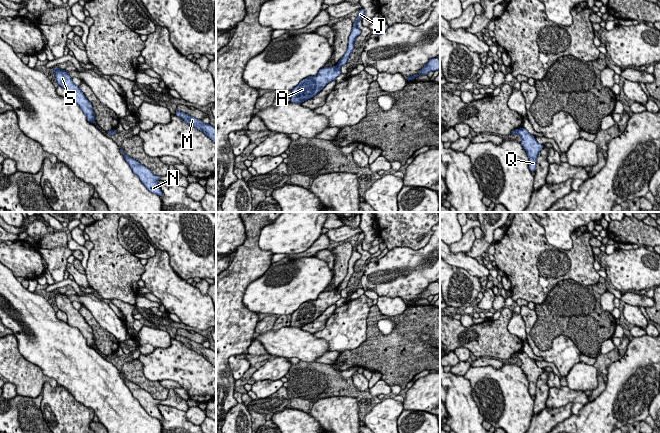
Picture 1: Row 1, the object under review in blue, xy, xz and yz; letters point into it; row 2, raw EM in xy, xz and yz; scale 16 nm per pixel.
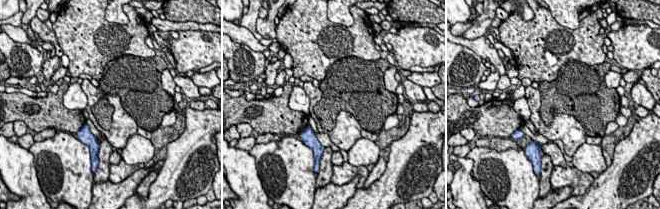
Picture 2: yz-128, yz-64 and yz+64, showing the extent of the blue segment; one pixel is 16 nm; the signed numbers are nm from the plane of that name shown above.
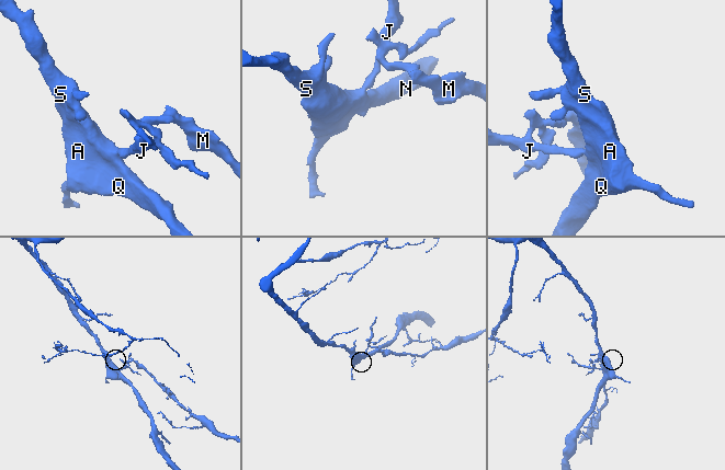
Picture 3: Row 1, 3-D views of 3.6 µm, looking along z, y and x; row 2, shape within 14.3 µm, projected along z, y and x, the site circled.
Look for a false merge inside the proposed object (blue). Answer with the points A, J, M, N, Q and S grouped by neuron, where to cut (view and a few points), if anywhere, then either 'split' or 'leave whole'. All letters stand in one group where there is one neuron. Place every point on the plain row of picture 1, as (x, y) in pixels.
groups A N Q S / J M; cut xz (337, 289), (340, 290); split

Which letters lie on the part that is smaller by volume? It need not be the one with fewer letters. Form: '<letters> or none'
J, M

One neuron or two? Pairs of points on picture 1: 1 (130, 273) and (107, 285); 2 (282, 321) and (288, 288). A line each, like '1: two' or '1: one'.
1: one
2: two

